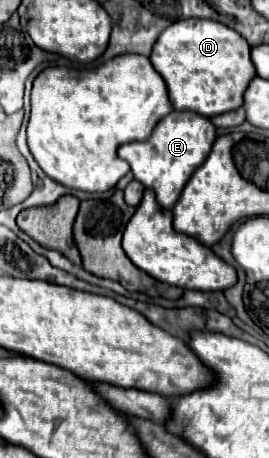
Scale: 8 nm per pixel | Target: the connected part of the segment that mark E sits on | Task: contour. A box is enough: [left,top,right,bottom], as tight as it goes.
[118,110,216,208]

